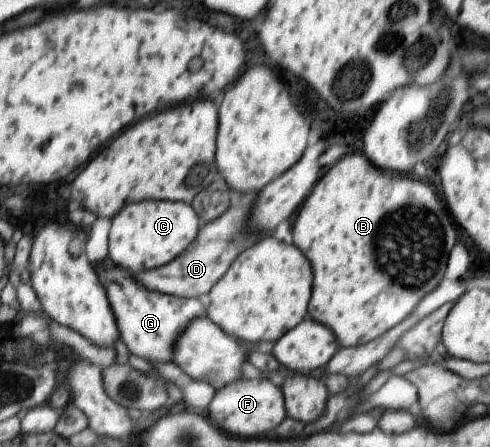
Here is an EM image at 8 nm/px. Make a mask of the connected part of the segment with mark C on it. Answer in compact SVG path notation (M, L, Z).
M139 201L137 205L129 205L129 209L121 209L121 217L111 219L106 257L131 273L157 268L179 255L197 237L199 227L199 217L190 204Z

